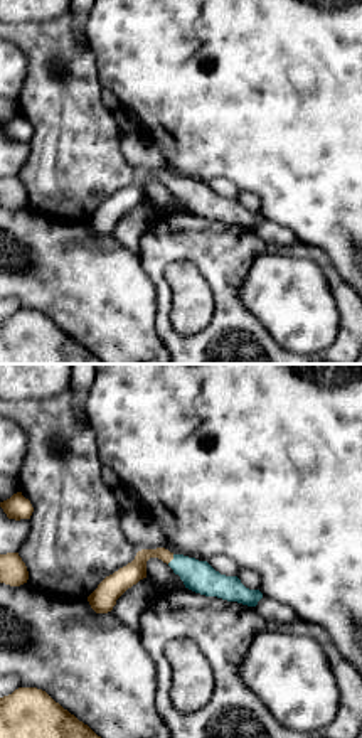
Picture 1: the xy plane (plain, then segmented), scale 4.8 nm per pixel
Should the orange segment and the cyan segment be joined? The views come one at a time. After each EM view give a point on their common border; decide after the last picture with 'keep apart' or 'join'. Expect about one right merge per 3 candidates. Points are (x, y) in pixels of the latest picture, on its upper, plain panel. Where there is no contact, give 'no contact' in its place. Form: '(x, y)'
(170, 182)

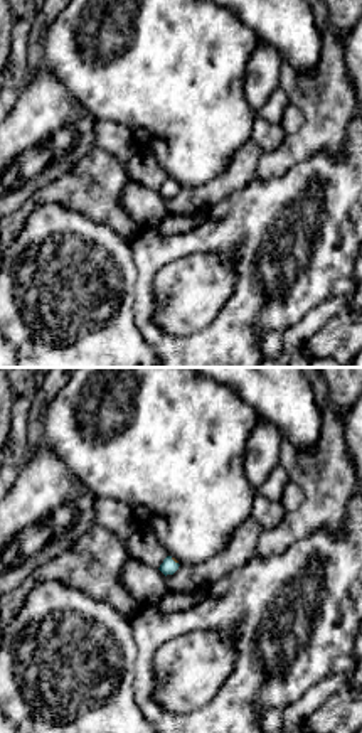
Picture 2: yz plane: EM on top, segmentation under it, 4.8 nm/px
(174, 182)

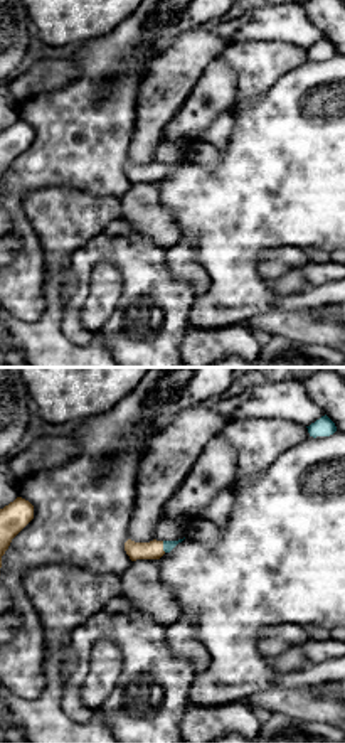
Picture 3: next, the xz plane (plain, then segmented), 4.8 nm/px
(162, 169)

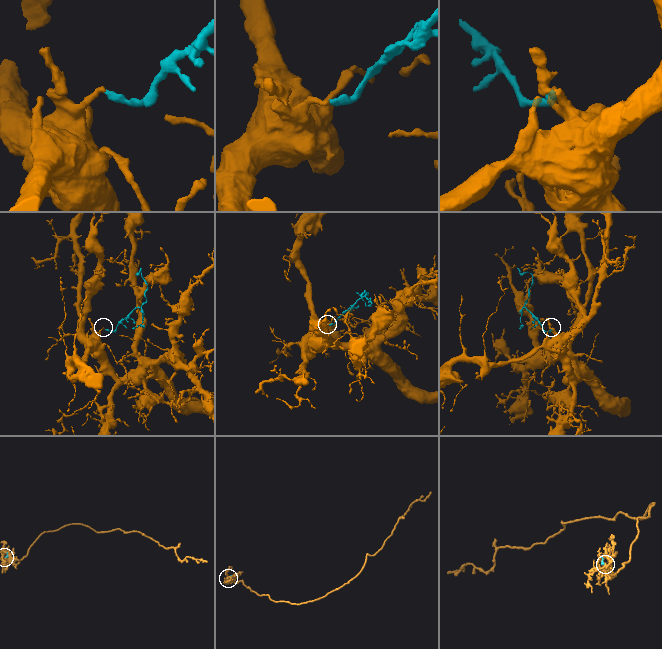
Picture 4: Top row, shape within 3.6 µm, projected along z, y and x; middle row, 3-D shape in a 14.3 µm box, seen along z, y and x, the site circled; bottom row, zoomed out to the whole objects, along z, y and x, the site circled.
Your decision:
join

